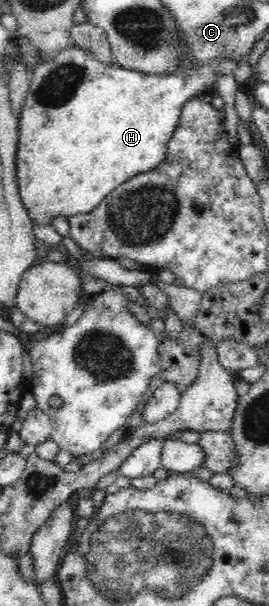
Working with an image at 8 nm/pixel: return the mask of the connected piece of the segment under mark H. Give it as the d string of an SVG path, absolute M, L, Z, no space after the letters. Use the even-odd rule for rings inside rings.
M70 46L63 50L63 52L59 52L53 60L37 61L36 65L32 68L31 84L29 90L27 90L24 105L20 108L17 141L17 185L19 185L19 195L28 216L31 218L31 223L45 227L46 225L51 225L54 219L58 217L65 217L68 220L71 216L78 213L92 212L115 188L121 186L121 184L125 184L125 182L139 174L157 168L165 160L165 156L167 156L168 142L179 122L185 102L203 94L209 86L215 84L219 76L230 74L237 66L239 66L237 61L223 57L201 63L192 71L189 71L188 75L183 75L183 73L150 75L149 73L124 68L116 63L103 64L94 57L94 54L90 54L90 52L87 52L83 48L75 46Z

